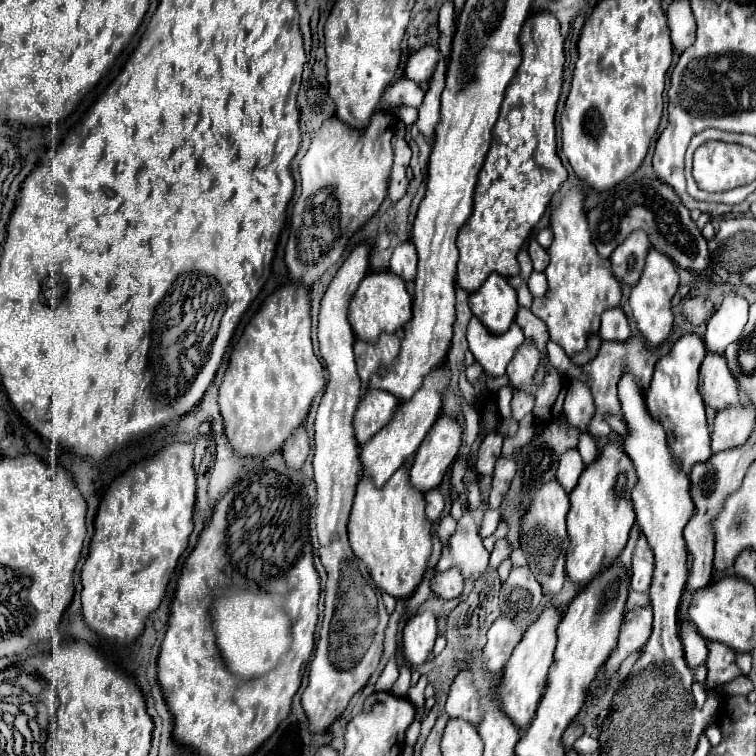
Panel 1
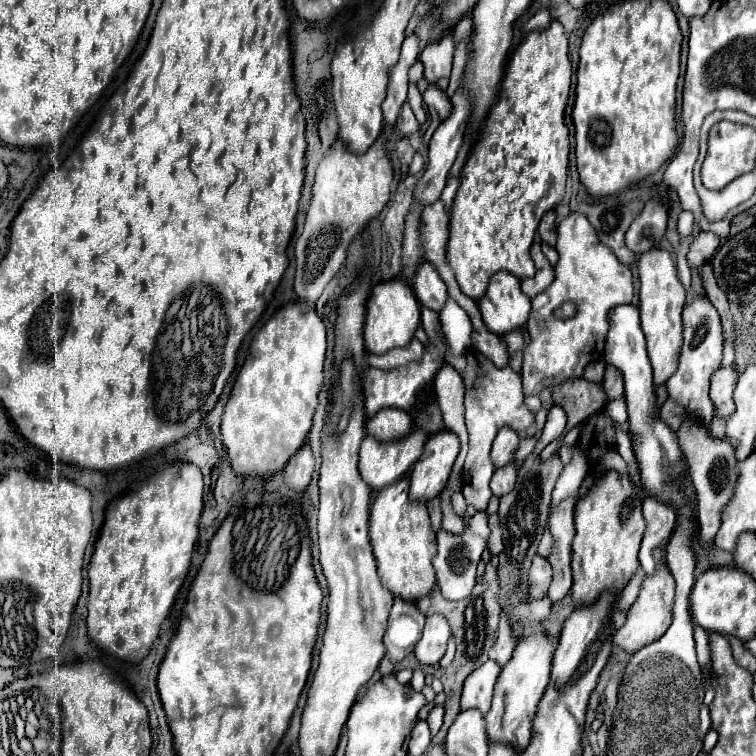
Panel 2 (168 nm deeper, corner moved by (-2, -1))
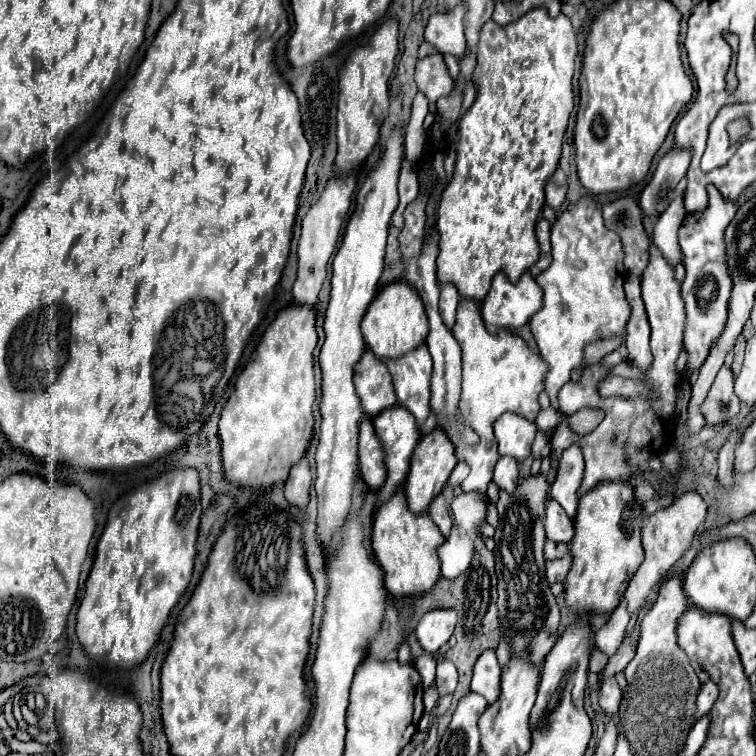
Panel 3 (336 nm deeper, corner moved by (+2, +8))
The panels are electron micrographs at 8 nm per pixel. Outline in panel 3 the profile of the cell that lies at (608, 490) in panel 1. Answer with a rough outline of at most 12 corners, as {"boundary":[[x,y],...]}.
{"boundary":[[632,485],[580,497],[564,589],[612,613],[644,559]]}

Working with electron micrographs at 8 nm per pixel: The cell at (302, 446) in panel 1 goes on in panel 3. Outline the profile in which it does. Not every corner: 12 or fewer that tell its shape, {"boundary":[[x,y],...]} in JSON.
{"boundary":[[304,457],[284,485],[290,505],[304,509],[310,501],[310,469]]}

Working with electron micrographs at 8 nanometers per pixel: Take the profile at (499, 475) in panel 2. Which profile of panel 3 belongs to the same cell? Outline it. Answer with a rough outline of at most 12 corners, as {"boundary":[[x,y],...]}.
{"boundary":[[502,457],[494,483],[512,493],[518,485],[518,461]]}

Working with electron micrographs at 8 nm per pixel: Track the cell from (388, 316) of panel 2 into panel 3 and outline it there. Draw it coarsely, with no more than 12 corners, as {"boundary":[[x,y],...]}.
{"boundary":[[394,281],[362,319],[380,361],[424,345],[428,317],[418,291]]}

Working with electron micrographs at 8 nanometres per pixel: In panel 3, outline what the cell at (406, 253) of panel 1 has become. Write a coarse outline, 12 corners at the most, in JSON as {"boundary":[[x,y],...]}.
{"boundary":[[452,283],[440,285],[440,315],[456,323],[460,295]]}

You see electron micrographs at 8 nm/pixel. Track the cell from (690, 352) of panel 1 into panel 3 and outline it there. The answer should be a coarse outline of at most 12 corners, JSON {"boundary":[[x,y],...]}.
{"boundary":[[736,201],[708,205],[680,227],[684,343],[696,371],[724,331],[732,275],[724,233]]}

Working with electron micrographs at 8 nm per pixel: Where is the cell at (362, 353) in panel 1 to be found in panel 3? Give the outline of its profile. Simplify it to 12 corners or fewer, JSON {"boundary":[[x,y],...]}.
{"boundary":[[422,345],[386,363],[398,405],[430,415],[432,359]]}

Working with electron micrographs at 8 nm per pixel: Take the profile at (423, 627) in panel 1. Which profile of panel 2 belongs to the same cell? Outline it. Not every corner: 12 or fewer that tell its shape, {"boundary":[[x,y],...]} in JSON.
{"boundary":[[442,614],[426,618],[414,646],[420,664],[438,664],[450,638]]}

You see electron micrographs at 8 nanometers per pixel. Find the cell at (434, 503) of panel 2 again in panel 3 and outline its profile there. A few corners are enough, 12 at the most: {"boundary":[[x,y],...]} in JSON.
{"boundary":[[442,495],[432,501],[428,515],[448,537],[452,517]]}

